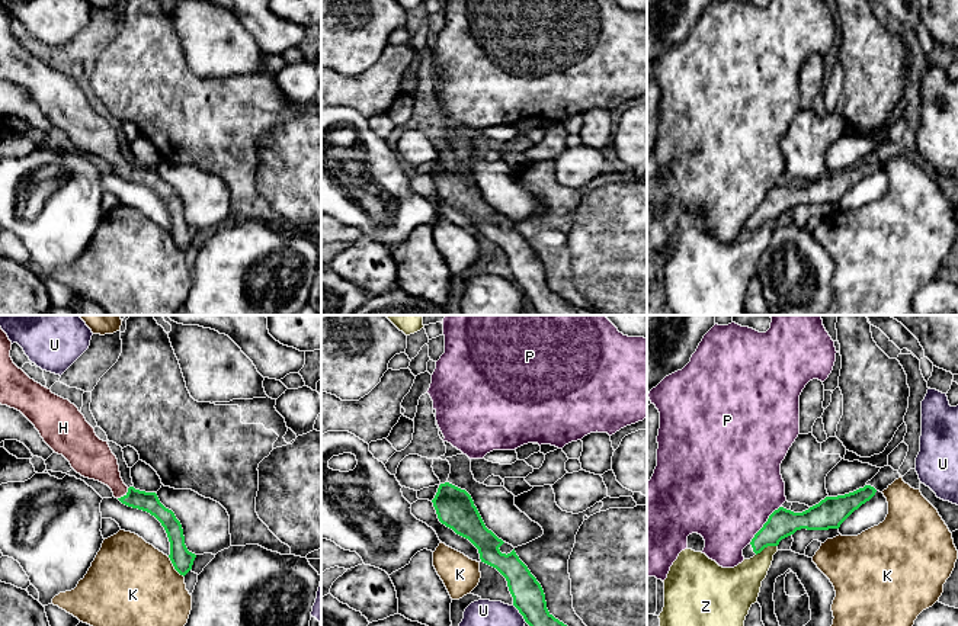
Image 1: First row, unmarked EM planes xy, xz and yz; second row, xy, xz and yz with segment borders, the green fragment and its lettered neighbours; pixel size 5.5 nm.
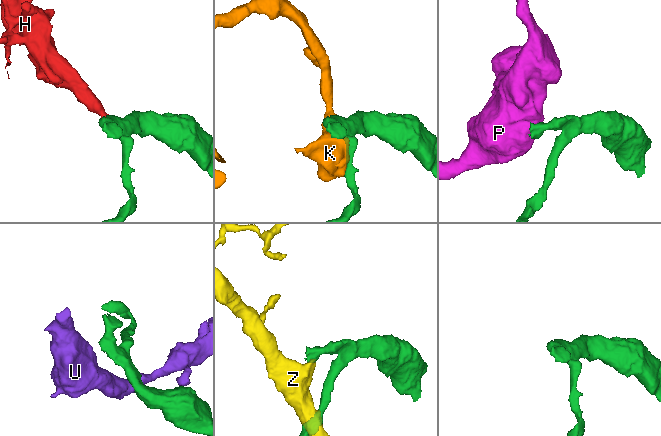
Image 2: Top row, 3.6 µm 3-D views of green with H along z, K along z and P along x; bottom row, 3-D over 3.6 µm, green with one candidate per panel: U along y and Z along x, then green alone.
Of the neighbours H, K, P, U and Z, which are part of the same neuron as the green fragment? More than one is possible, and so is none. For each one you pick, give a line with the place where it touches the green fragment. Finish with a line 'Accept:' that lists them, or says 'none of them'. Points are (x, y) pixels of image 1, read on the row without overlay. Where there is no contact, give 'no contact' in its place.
H: xy (124, 170)
Accept: H

